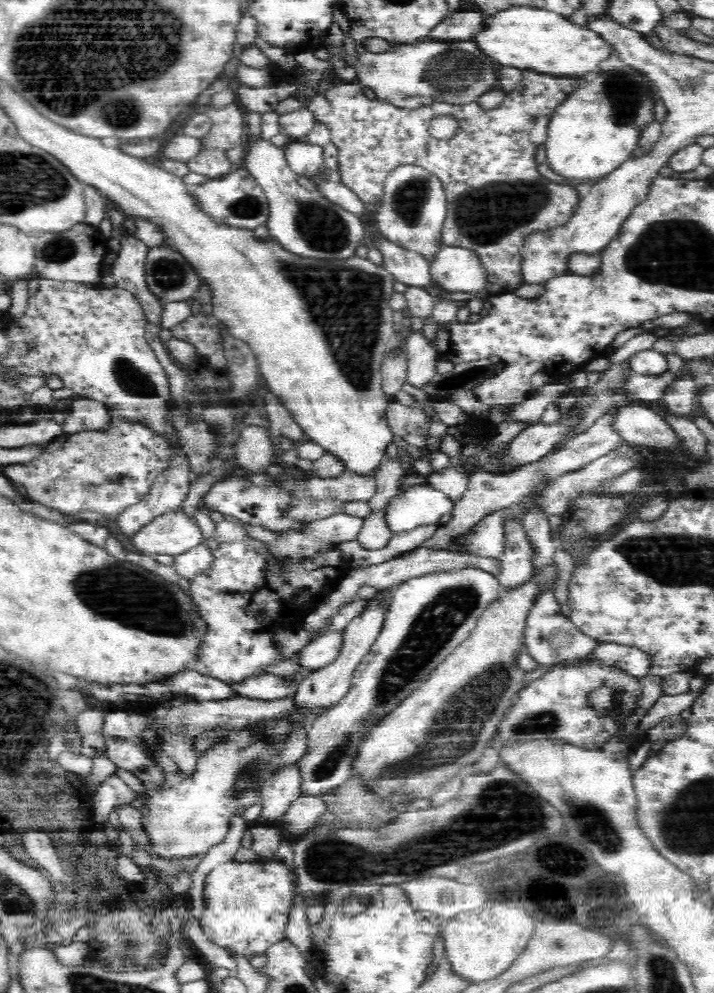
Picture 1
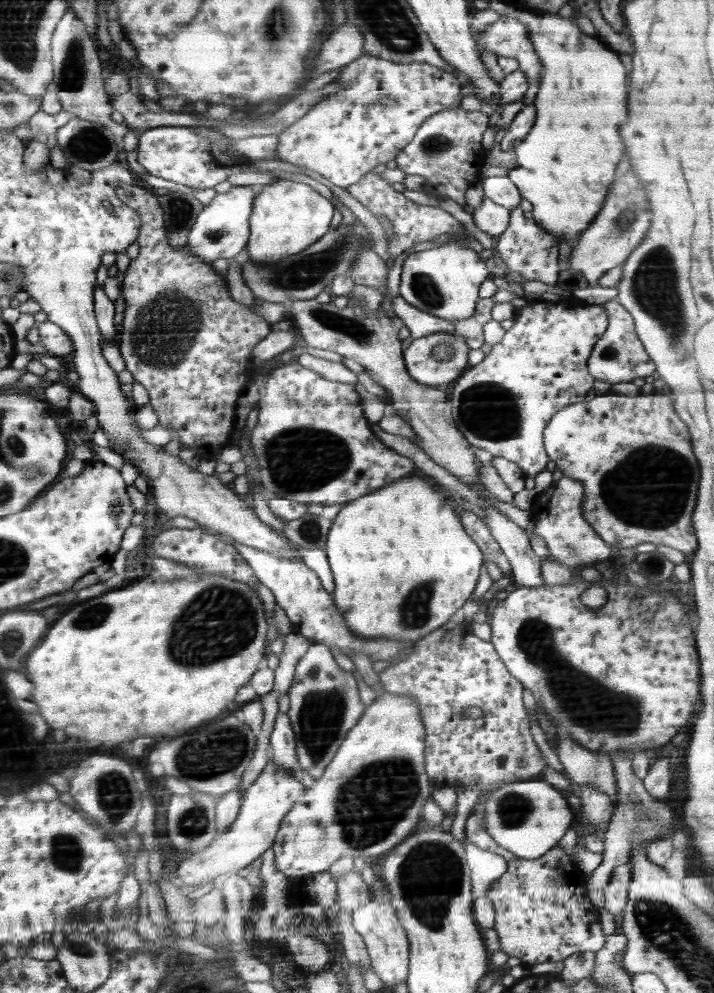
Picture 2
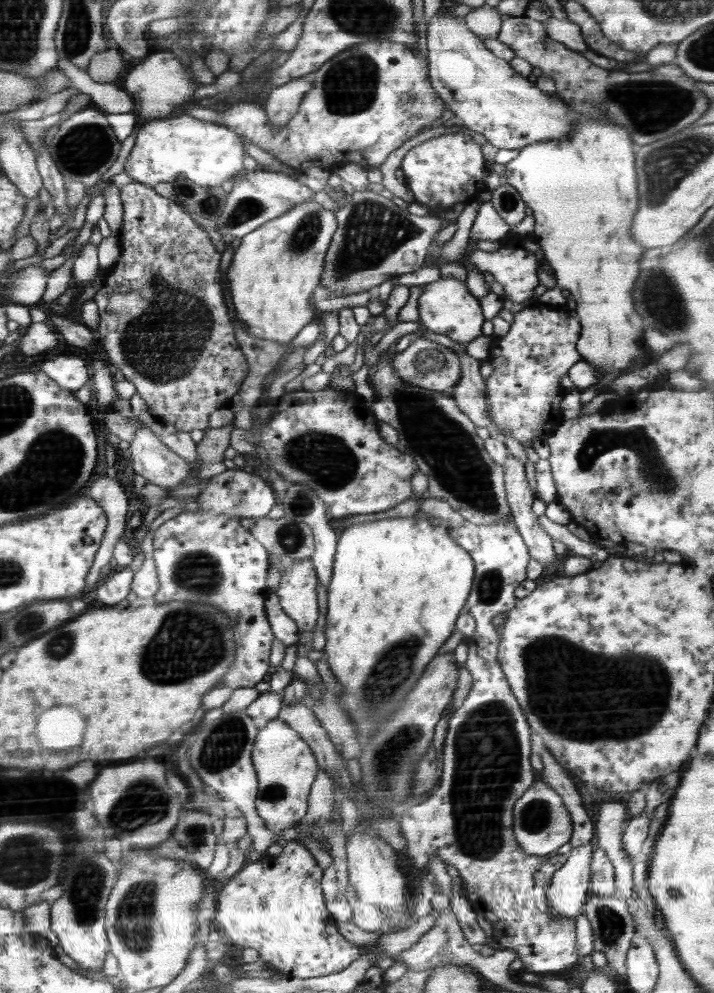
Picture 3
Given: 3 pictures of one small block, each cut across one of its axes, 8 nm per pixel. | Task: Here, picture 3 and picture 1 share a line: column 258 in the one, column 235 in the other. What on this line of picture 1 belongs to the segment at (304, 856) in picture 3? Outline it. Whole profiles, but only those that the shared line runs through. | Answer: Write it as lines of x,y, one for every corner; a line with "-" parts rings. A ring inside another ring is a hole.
229,860
216,865
205,878
204,909
199,922
209,942
249,961
252,956
264,956
270,946
285,938
294,880
297,877
290,867
278,861
239,863

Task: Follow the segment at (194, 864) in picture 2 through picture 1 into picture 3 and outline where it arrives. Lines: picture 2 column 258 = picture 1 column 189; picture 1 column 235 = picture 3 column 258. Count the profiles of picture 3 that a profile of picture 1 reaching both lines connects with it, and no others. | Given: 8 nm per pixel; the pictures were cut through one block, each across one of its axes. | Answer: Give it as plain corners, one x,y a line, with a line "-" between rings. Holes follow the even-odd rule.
277,717
257,734
253,766
260,782
256,802
258,816
264,820
266,828
281,839
282,830
294,828
308,814
309,796
320,771
316,754
296,730

